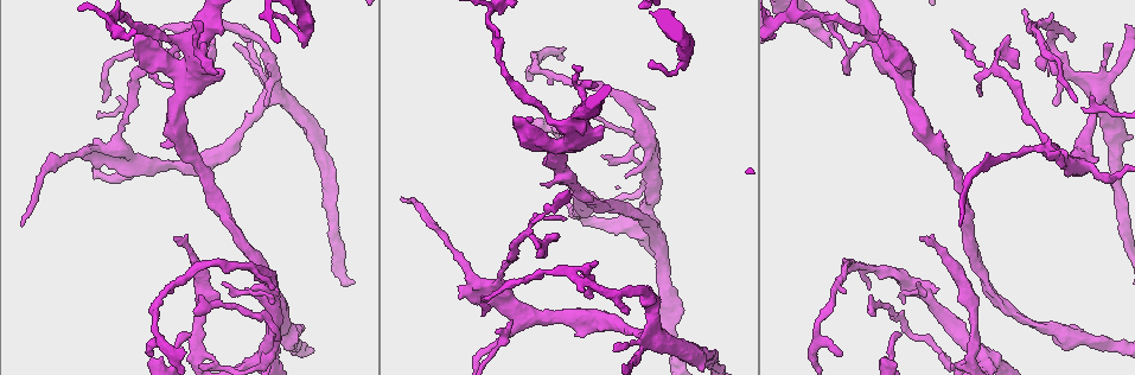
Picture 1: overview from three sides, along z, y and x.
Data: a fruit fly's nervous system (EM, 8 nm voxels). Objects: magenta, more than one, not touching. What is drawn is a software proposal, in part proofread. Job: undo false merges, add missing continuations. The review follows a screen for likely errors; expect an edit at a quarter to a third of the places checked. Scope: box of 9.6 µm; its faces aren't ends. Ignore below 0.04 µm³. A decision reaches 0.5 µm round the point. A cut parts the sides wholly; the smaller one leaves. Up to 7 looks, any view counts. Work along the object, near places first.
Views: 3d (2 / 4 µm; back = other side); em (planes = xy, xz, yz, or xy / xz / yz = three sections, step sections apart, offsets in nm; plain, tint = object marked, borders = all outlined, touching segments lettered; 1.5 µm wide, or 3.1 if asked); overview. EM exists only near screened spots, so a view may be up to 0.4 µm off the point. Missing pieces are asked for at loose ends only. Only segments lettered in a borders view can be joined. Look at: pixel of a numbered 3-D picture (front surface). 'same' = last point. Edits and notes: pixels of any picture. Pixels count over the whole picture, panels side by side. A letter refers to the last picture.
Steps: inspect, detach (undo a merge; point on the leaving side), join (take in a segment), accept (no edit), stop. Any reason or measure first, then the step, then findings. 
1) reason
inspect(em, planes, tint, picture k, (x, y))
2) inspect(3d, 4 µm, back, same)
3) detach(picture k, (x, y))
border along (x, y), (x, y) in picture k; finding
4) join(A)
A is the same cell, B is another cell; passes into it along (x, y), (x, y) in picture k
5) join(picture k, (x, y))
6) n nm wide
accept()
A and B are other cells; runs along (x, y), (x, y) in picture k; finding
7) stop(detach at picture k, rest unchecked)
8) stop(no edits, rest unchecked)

inspect(em, planes, tint, picture 1, (997, 69))

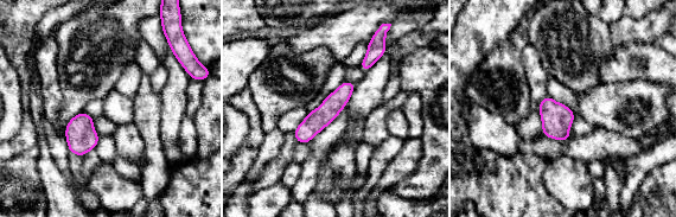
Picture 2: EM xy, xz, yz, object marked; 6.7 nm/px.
inspect(em, planes, borders, same)

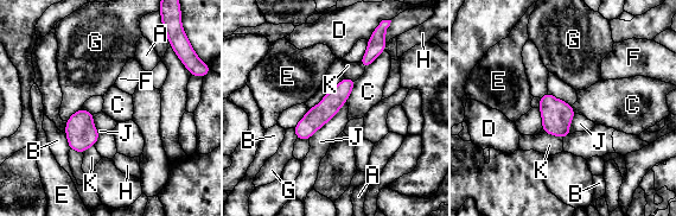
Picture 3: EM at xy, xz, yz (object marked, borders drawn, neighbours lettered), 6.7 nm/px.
accept()
A, B, C, D, E, F, G, H, J and K are other cells; border along (384, 50), (364, 69) in picture 3; one cell here

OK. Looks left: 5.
tapers out
inspect(3d, 2 µm, picture 1, (174, 237))

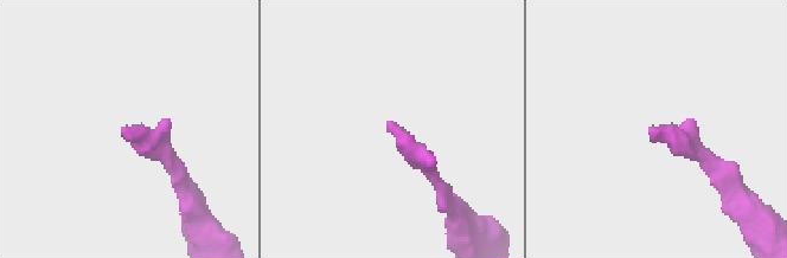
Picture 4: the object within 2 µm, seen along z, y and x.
now the EM
inspect(em, planes, borders, picture 4, (649, 127))

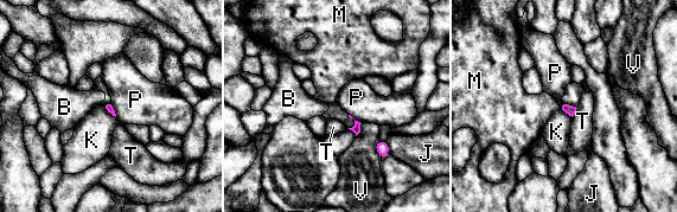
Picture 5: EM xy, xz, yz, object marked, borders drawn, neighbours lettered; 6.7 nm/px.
accept()
B, J, K, M, P, T and V are other cells; border along (349, 114), (361, 123) in picture 5; no lettered segment goes on from it

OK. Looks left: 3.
free end
inspect(3d, 2 µm, picture 1, (233, 44))

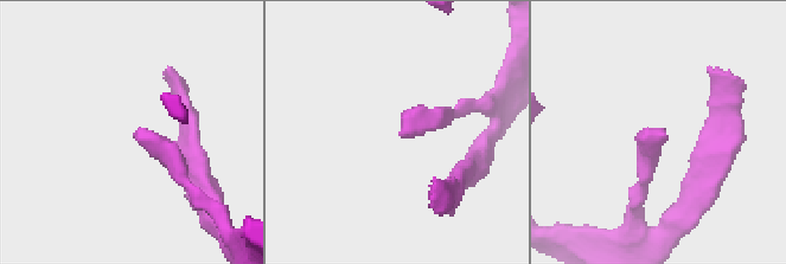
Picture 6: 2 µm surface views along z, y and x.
inspect(em, yz, step 8, borders, picture 6, (137, 140))

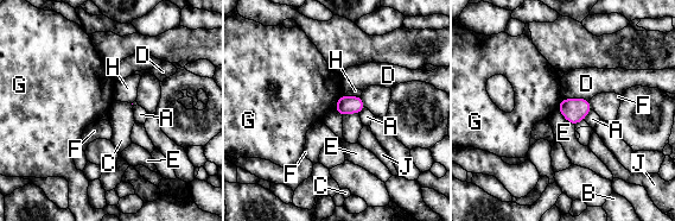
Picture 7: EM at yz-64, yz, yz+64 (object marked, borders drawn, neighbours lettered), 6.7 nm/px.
130 nm wide
accept()
A, B, C, D, E, F, G, H and J are other cells; border along (358, 113), (346, 113), (343, 117) in picture 7; no lettered segment goes on from it

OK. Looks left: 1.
stop(no edits, rest unchecked)

